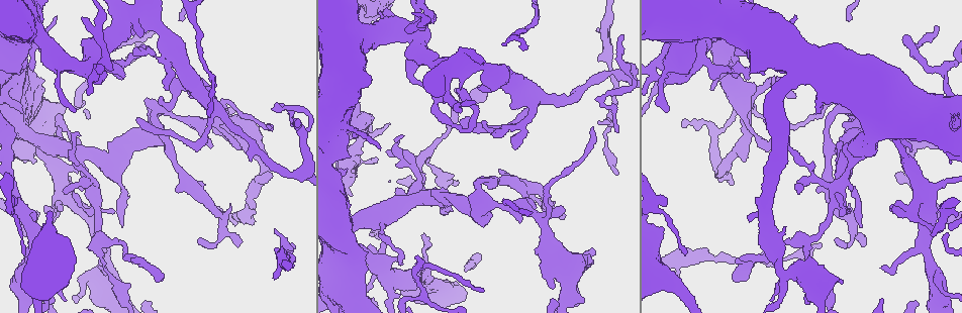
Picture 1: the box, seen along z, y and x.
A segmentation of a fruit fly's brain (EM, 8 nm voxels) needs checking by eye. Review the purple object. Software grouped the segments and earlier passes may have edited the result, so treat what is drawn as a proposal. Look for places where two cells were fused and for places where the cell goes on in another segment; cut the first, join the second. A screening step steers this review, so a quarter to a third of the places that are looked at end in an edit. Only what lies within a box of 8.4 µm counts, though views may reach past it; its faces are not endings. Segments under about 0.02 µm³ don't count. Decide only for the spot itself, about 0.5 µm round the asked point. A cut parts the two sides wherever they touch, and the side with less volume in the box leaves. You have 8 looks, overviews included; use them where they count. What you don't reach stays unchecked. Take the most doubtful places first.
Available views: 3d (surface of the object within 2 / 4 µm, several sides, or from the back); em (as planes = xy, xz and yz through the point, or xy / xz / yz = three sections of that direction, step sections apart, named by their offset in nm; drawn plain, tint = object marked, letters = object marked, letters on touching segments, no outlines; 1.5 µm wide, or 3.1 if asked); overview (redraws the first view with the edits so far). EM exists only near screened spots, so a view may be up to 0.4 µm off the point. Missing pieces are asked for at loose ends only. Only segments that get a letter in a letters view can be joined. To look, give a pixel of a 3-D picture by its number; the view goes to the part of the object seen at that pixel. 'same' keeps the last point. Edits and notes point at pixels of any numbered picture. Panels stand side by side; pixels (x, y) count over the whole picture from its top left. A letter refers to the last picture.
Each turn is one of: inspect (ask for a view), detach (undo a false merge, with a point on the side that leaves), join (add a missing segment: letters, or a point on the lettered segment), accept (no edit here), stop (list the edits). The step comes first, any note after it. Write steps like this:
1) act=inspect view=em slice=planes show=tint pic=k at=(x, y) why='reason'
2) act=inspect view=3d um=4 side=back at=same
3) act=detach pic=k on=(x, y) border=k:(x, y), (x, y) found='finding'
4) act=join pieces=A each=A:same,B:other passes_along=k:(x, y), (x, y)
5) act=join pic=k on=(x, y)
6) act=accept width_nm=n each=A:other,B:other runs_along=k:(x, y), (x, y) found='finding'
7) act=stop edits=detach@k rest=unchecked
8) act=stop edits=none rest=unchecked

act=inspect view=em slice=planes show=letters pic=1 at=(402, 135) why='thin end'

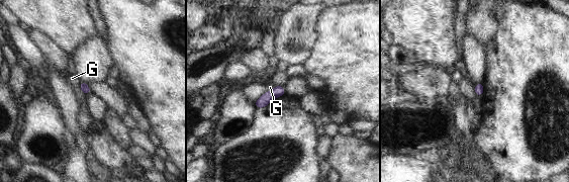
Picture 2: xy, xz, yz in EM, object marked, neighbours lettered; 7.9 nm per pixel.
act=accept each=G:other border=2:(79, 83), (82, 91) found='no lettered segment goes on from it'

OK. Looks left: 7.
act=inspect view=3d um=4 side=back pic=1 at=(469, 127)

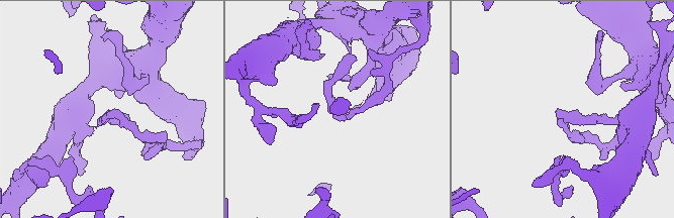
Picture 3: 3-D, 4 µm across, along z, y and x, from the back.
act=inspect view=em slice=planes show=tint pic=3 at=(106, 117)

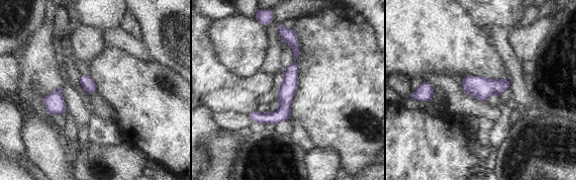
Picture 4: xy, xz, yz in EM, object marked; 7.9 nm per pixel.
act=inspect view=em slice=planes show=letters at=same

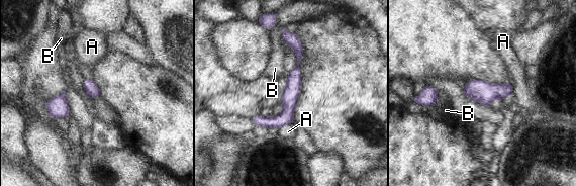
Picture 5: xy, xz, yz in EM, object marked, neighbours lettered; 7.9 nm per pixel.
act=accept width_nm=100 each=A:other,B:other border=5:(280, 26), (283, 39) found='continuous, no second cell'

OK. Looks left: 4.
act=inspect view=3d um=2 pic=1 at=(57, 66) why='sudden change in width'

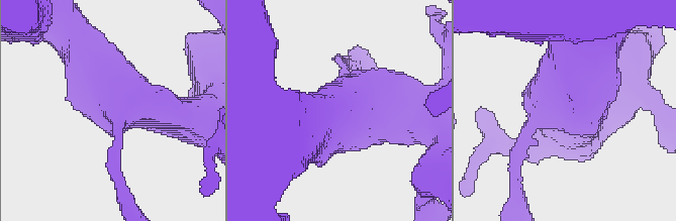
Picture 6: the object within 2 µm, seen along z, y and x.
act=inspect view=em slice=yz step=8 show=letters pic=6 at=(546, 108) why='now the EM'

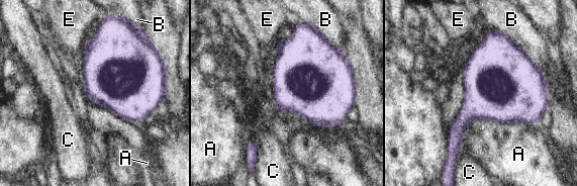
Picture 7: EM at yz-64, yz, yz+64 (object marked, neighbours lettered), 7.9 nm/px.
act=accept width_nm=400 each=A:other,B:other,C:other,E:other border=7:(537, 124), (472, 119), (460, 147) found='one cell here'

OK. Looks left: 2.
act=stop edits=none rest=unchecked

